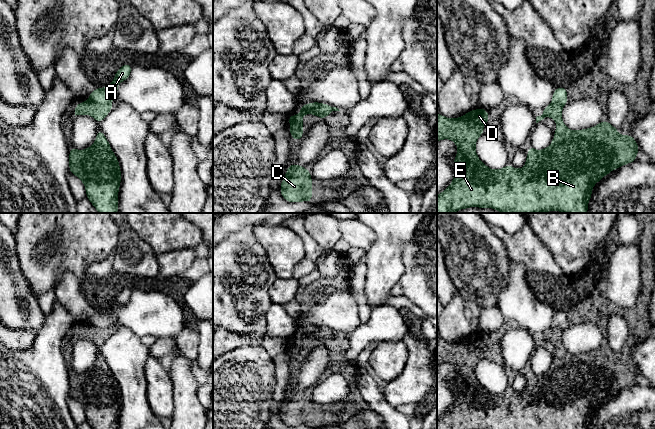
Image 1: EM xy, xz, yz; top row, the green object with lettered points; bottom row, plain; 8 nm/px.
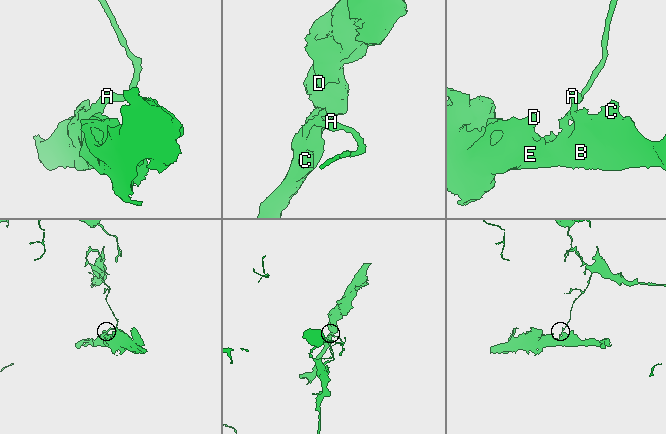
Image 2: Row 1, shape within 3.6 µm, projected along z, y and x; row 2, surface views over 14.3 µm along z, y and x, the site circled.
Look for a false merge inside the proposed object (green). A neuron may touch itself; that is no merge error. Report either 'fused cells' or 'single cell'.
fused cells

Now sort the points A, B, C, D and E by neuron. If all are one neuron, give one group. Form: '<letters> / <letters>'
A / B C D E

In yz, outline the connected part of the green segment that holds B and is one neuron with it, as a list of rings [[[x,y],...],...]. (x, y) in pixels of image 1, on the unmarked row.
[[[551,327],[542,333],[541,340],[536,341],[536,347],[545,341],[552,341],[557,348],[553,365],[548,371],[536,374],[530,369],[526,388],[522,393],[506,389],[498,394],[487,391],[476,378],[475,368],[484,357],[484,349],[489,346],[486,333],[480,331],[470,334],[459,342],[446,342],[438,337],[437,366],[443,363],[452,364],[458,372],[458,377],[454,381],[454,402],[451,408],[437,419],[437,429],[588,429],[594,409],[611,395],[636,385],[636,379],[641,374],[632,359],[619,359],[618,352],[613,351],[607,344],[587,353],[568,353],[562,343],[562,333],[562,329]]]

